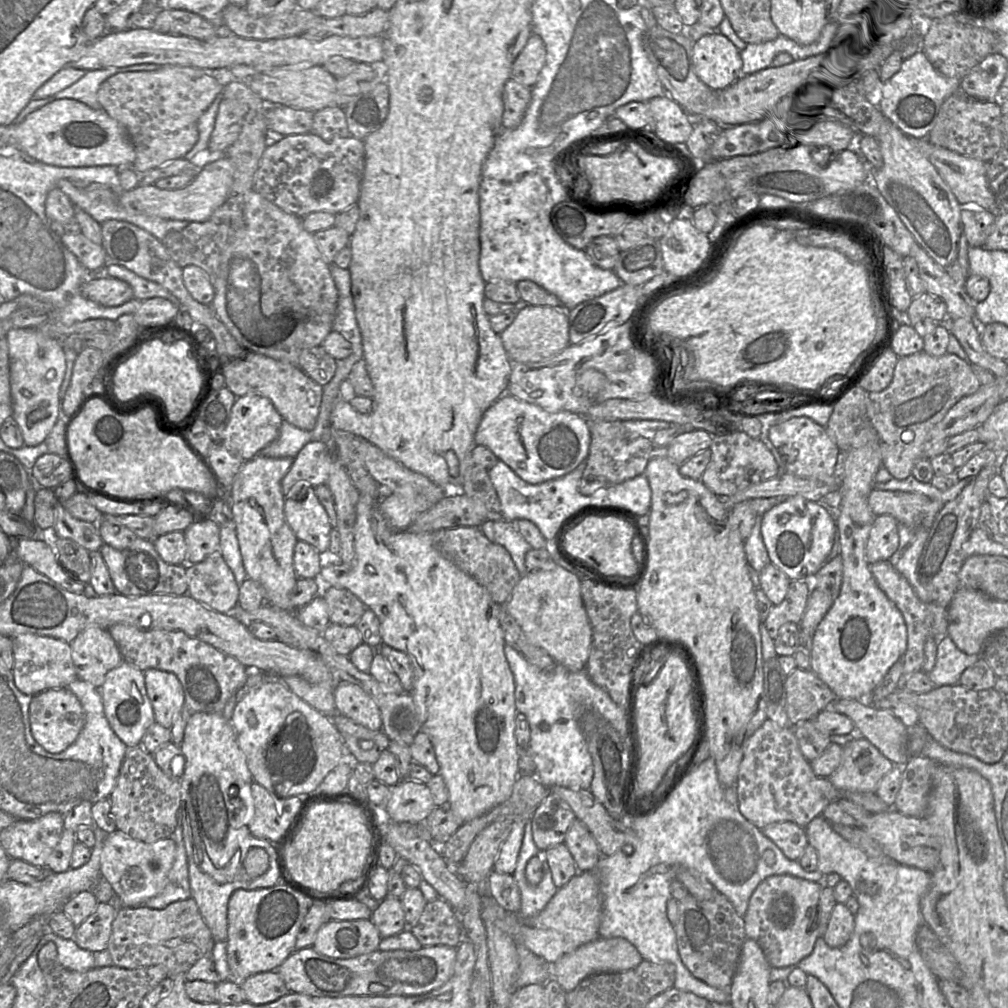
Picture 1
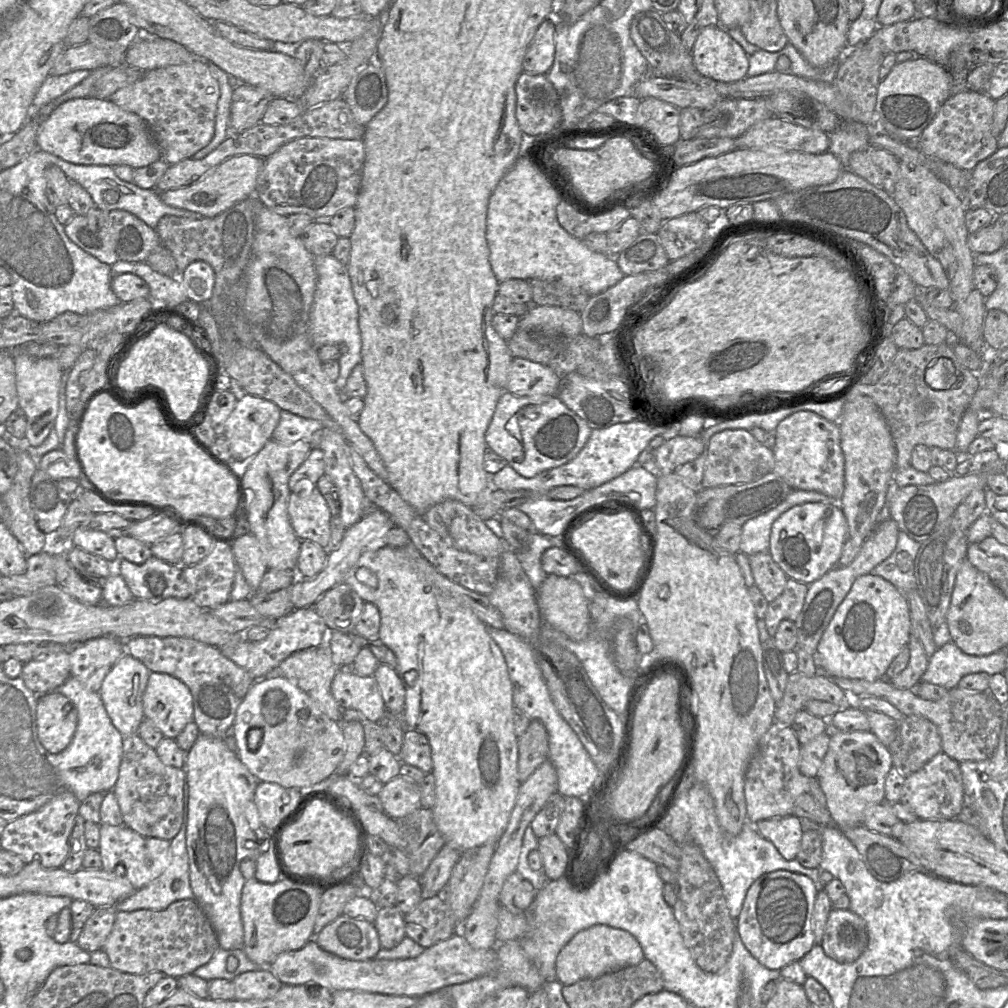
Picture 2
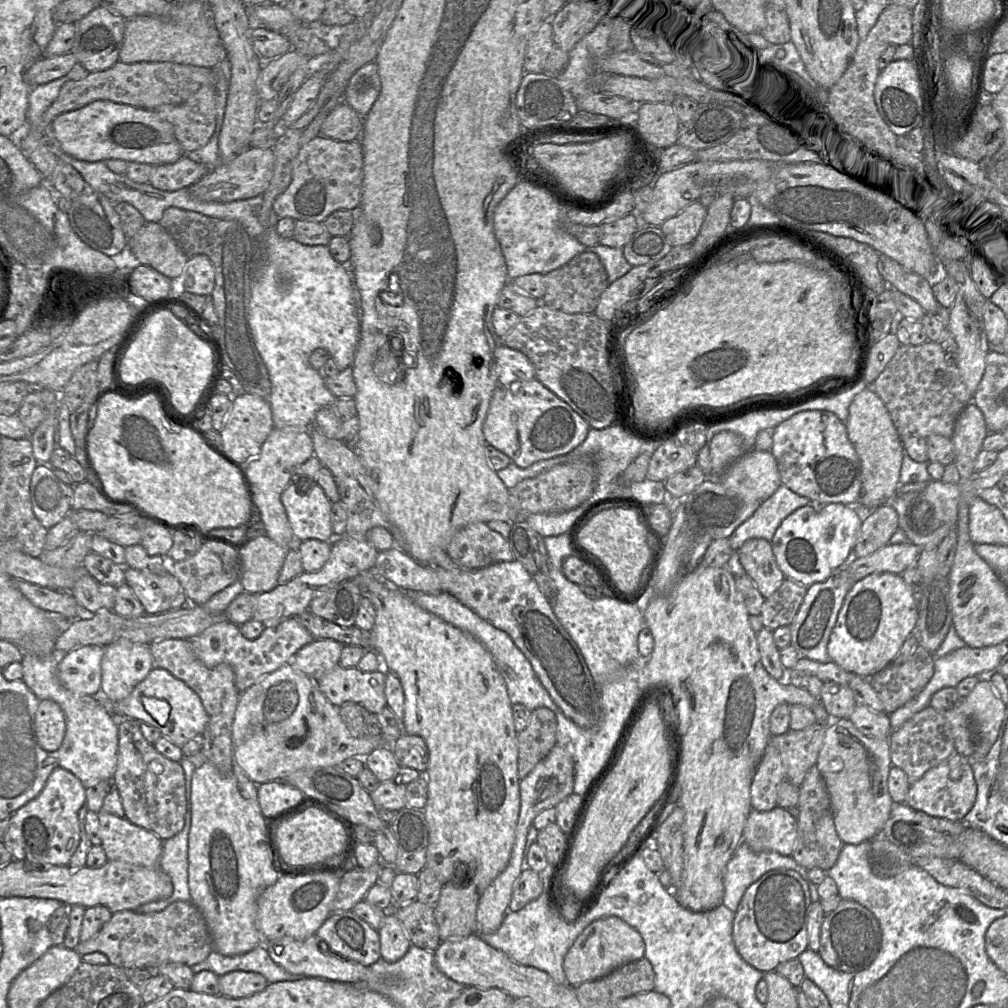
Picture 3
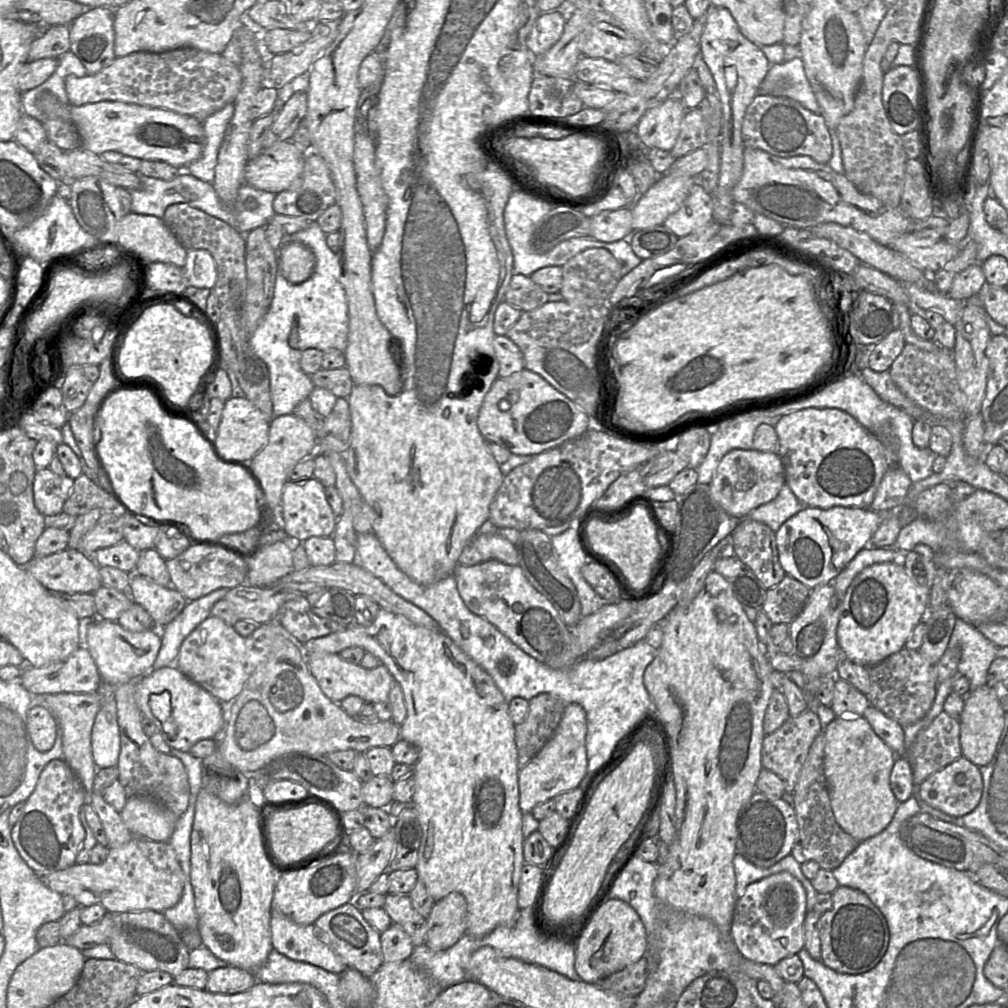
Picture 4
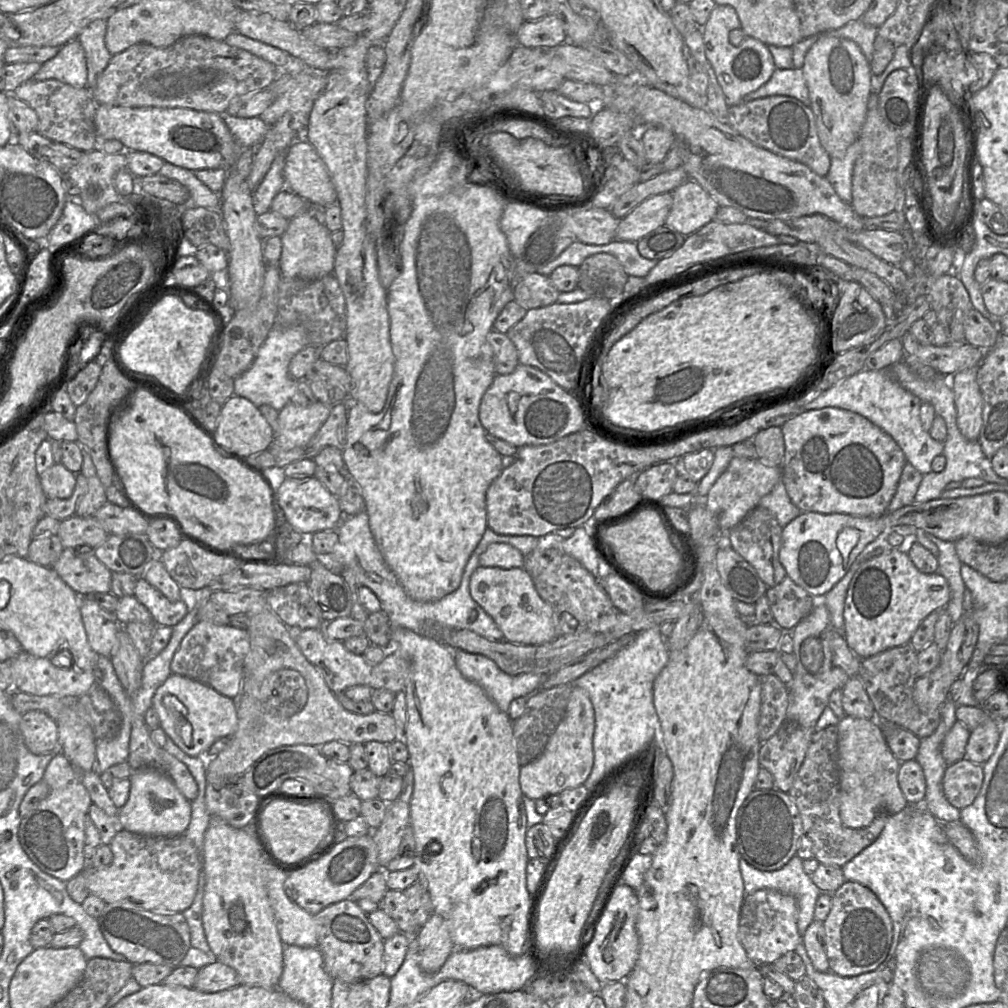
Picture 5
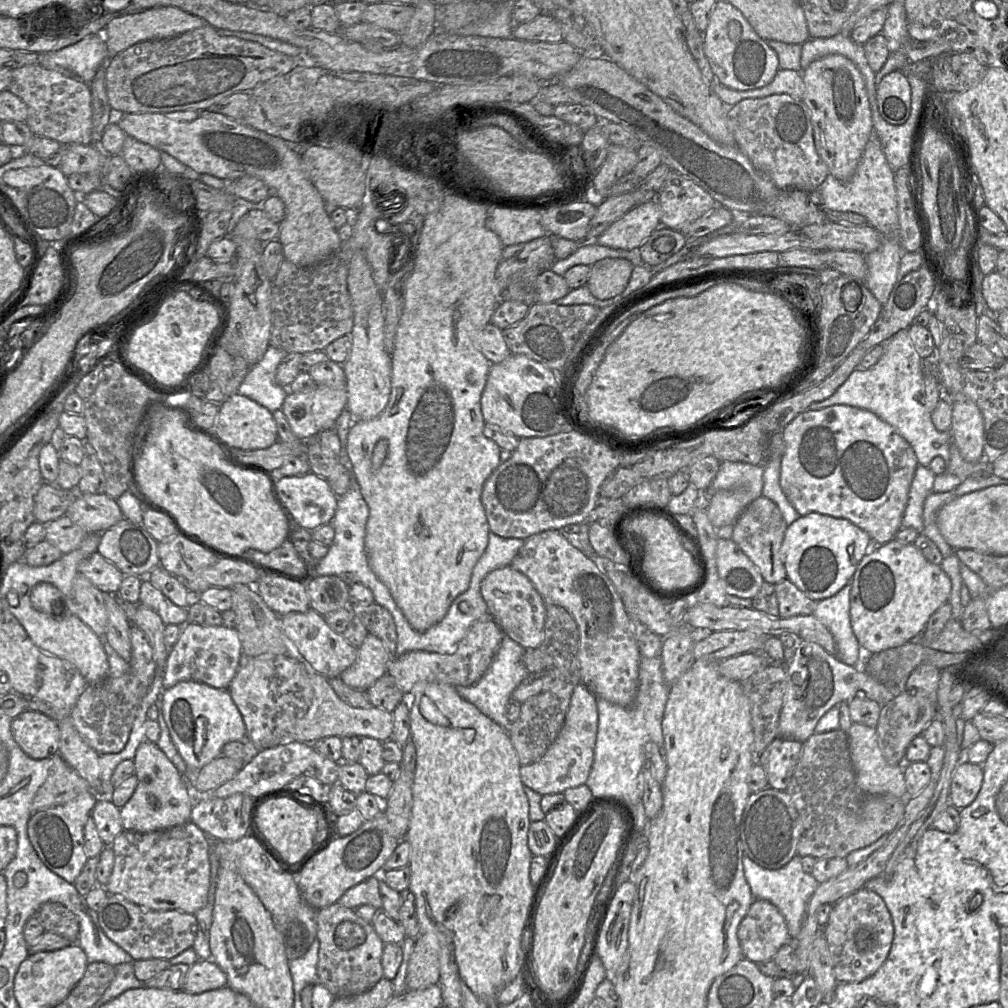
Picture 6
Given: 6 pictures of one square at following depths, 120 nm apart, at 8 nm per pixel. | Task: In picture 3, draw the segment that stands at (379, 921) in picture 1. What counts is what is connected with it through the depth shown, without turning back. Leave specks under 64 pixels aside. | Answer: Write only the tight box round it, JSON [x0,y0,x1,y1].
[377,911,411,963]

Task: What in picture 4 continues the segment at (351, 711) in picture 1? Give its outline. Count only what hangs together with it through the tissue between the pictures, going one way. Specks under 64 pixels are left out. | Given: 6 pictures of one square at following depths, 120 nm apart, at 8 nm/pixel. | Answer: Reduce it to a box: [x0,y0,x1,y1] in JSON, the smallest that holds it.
[305,652,395,703]

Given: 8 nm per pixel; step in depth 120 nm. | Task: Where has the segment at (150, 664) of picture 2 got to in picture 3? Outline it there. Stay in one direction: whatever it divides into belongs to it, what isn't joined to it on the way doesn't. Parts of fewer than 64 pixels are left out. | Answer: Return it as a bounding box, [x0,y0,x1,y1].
[149,639,240,775]

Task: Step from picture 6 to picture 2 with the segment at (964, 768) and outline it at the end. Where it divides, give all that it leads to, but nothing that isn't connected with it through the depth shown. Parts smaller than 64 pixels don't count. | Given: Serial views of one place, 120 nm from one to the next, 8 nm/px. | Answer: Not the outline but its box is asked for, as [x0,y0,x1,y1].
[900,753,964,820]

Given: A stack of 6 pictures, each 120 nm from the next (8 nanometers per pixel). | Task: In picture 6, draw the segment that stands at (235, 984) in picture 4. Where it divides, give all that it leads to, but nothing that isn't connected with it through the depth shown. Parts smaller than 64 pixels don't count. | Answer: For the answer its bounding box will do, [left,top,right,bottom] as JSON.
[183,960,227,994]

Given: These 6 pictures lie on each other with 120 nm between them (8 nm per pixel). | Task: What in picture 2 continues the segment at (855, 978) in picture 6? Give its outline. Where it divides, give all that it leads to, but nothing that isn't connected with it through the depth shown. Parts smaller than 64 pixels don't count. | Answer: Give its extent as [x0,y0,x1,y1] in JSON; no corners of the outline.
[821,909,869,963]

